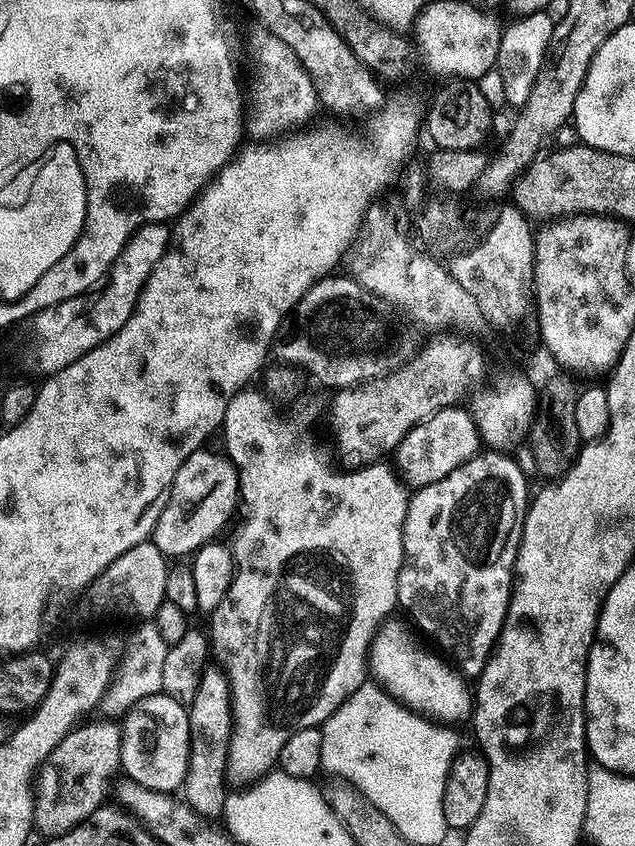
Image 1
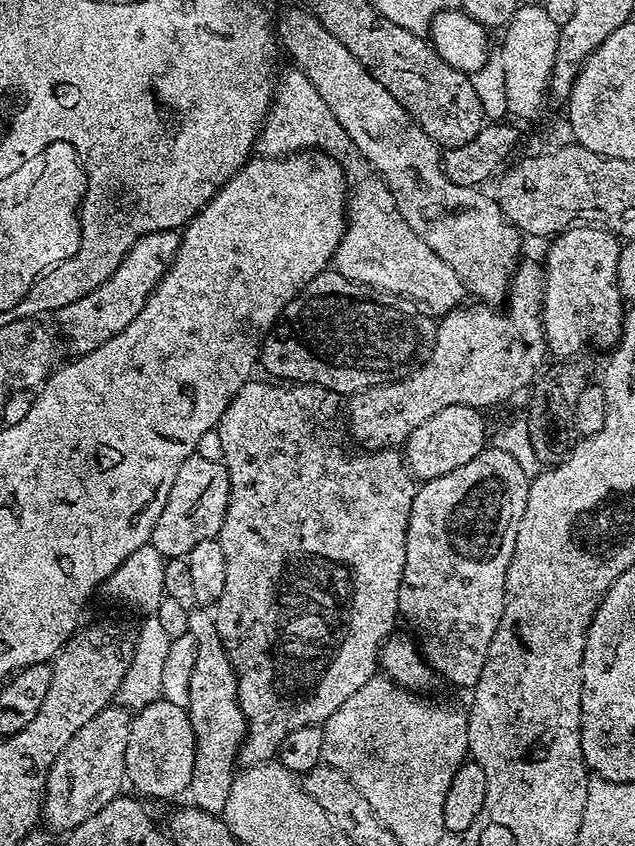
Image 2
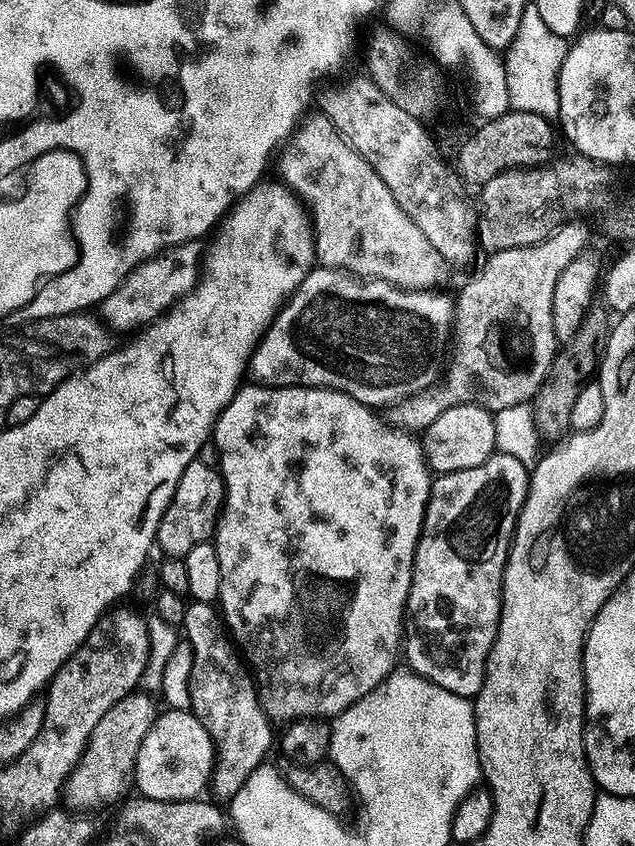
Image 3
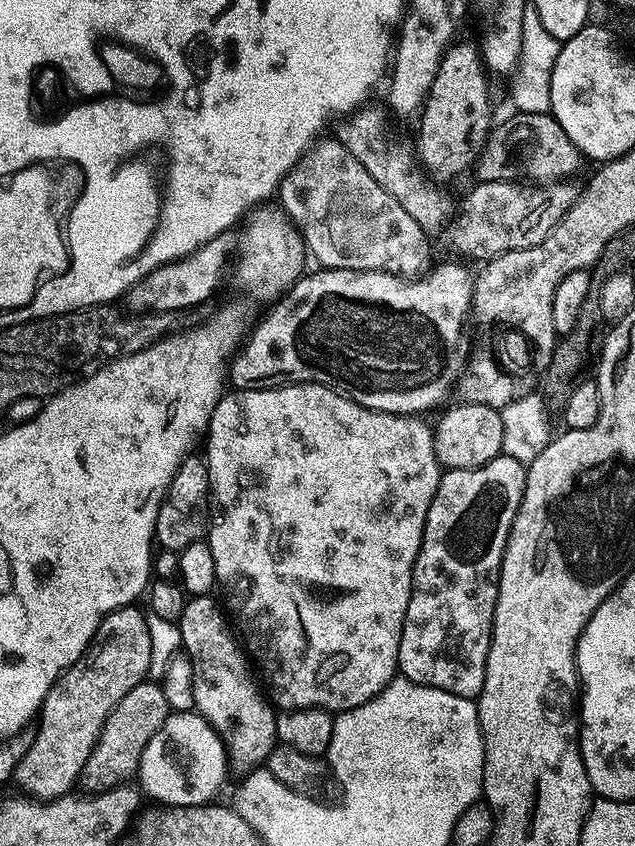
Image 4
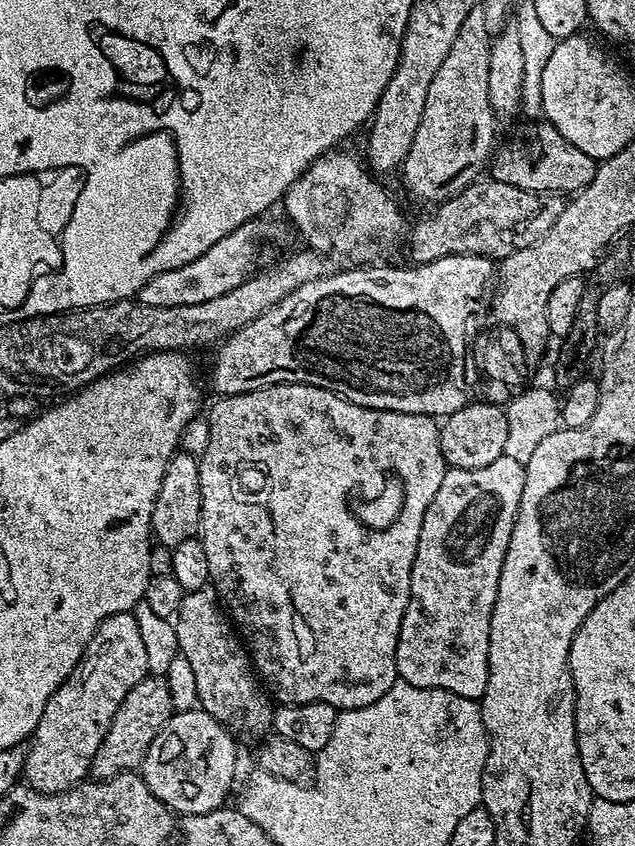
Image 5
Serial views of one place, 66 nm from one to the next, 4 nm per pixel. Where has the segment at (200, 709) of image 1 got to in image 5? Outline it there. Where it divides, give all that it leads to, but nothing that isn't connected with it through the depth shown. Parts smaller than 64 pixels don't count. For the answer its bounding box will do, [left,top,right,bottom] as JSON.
[174,586,273,737]

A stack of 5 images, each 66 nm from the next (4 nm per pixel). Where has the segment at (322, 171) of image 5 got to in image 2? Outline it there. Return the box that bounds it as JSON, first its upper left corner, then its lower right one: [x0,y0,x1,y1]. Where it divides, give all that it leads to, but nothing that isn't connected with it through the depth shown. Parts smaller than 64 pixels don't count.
[255,66,466,318]

